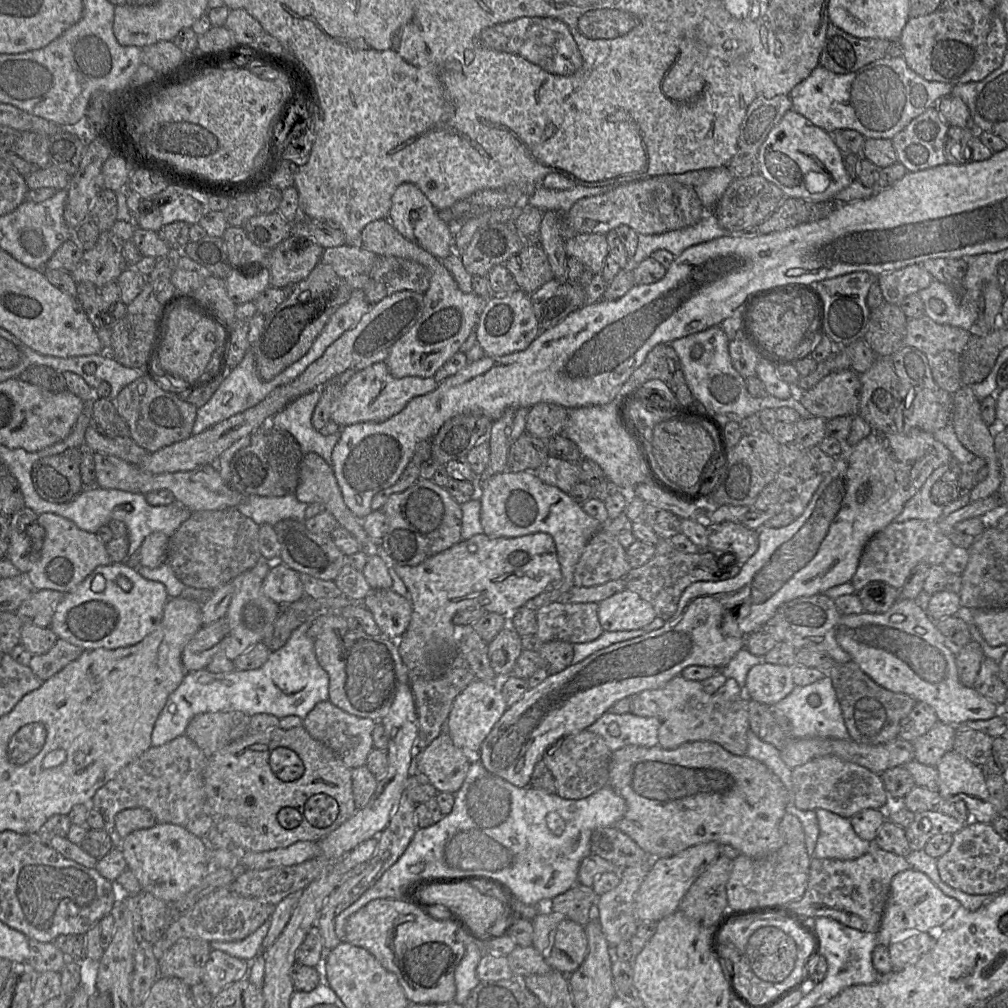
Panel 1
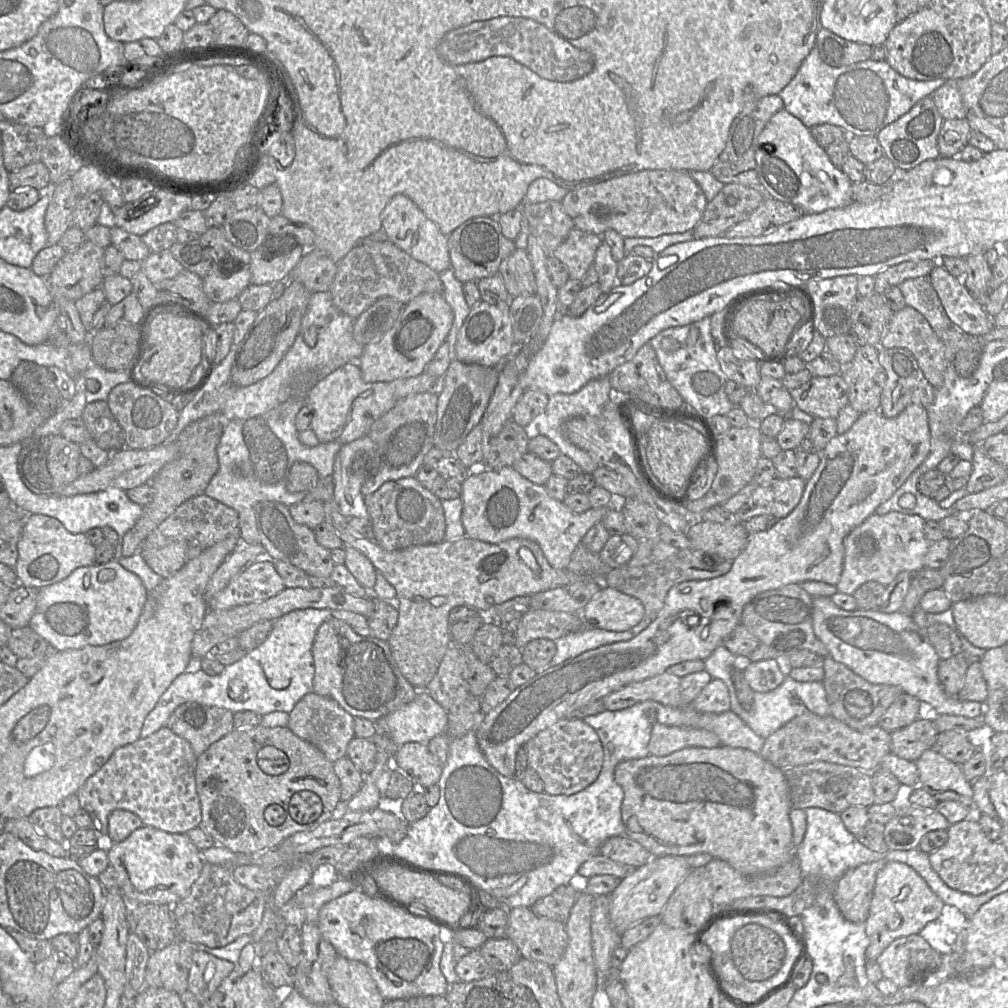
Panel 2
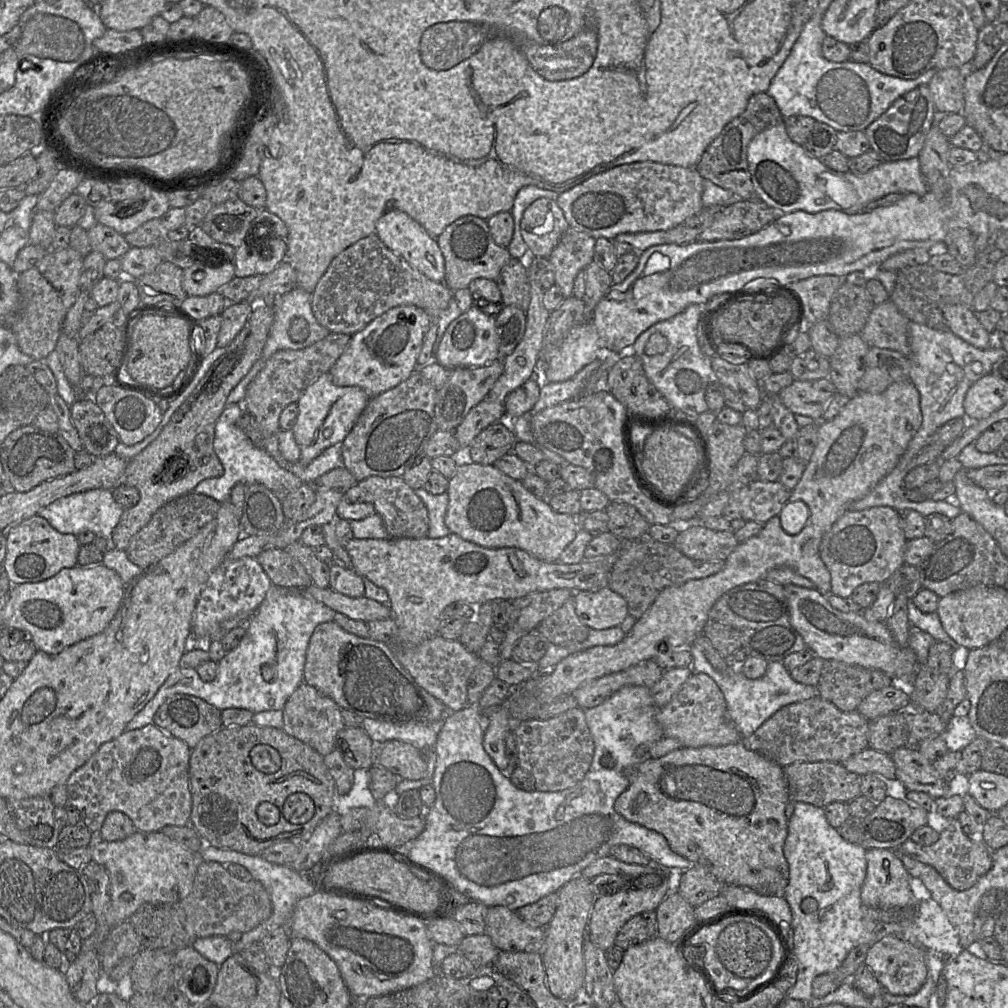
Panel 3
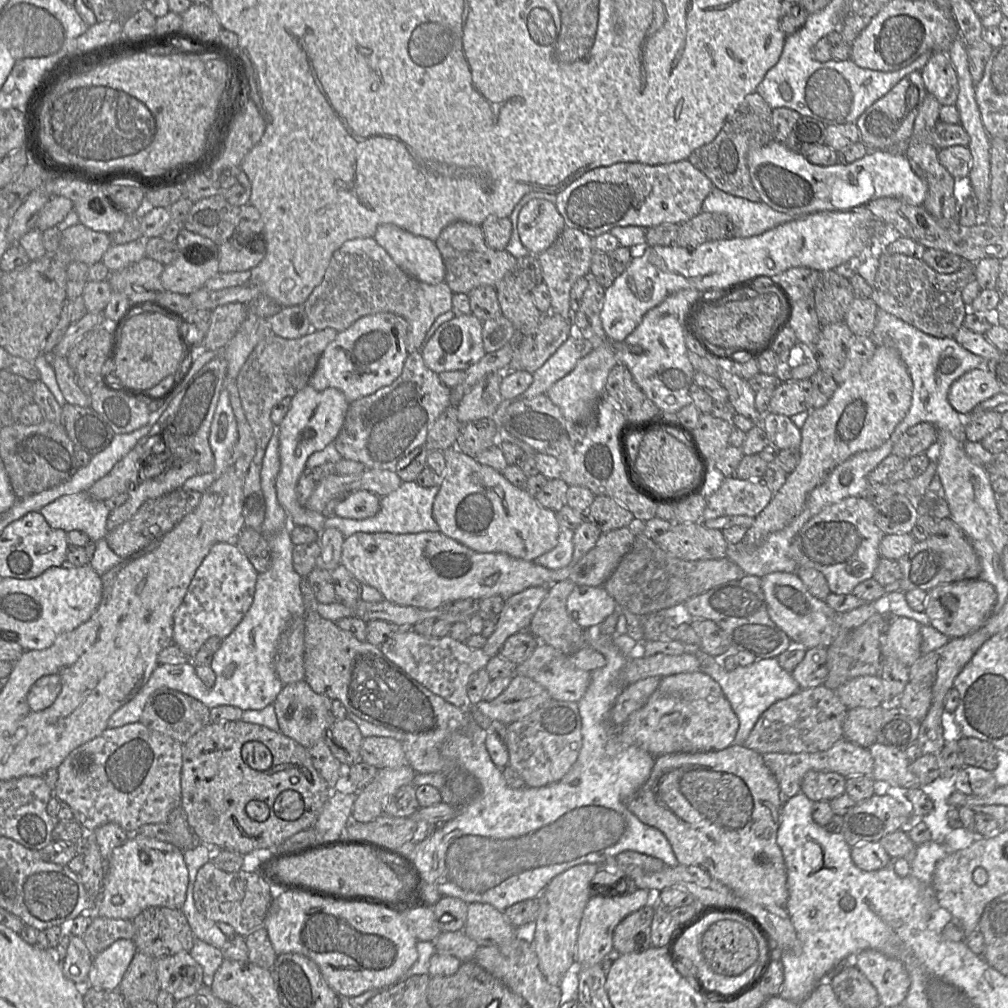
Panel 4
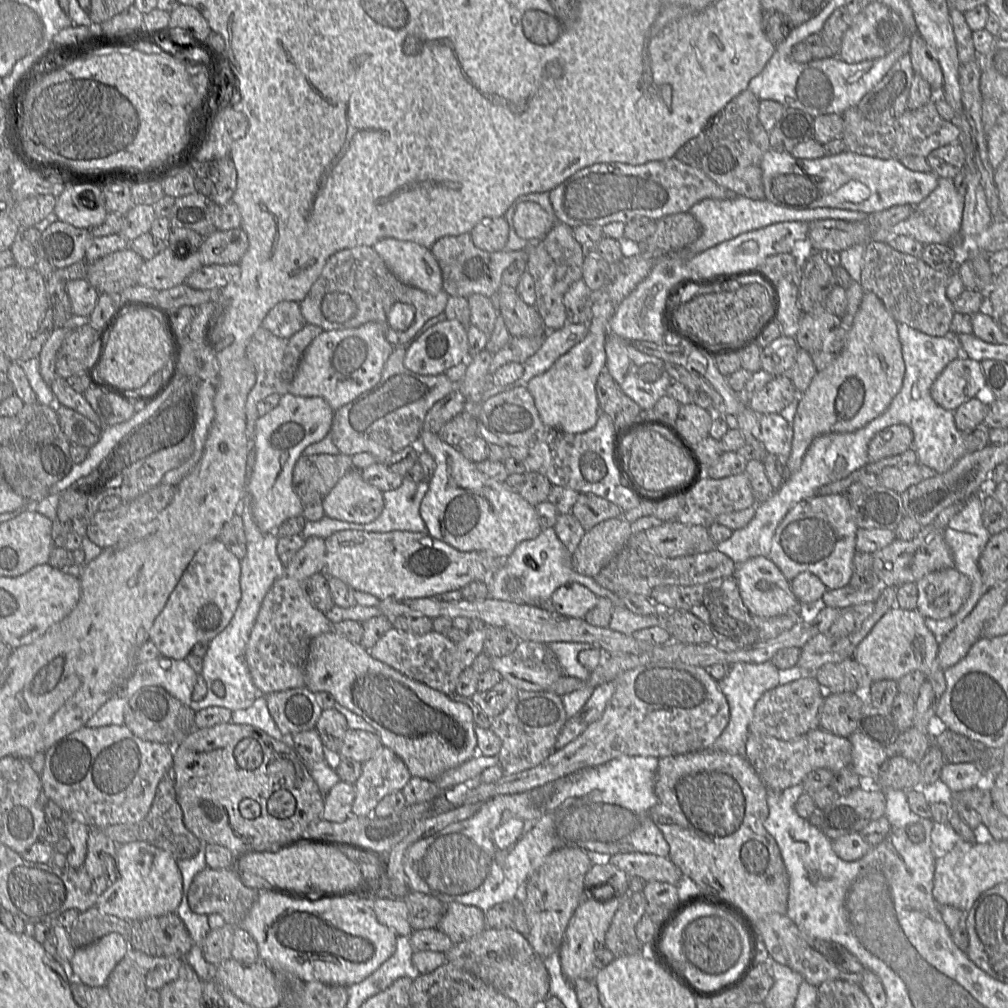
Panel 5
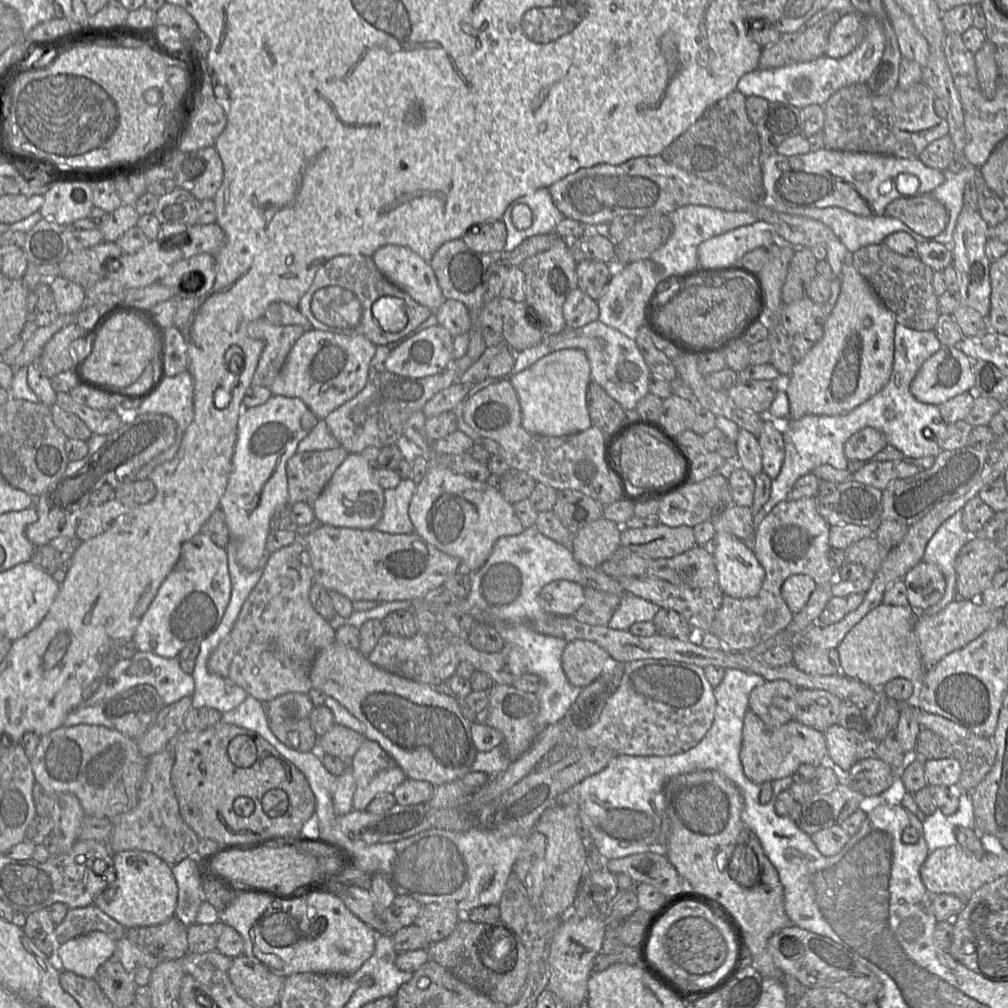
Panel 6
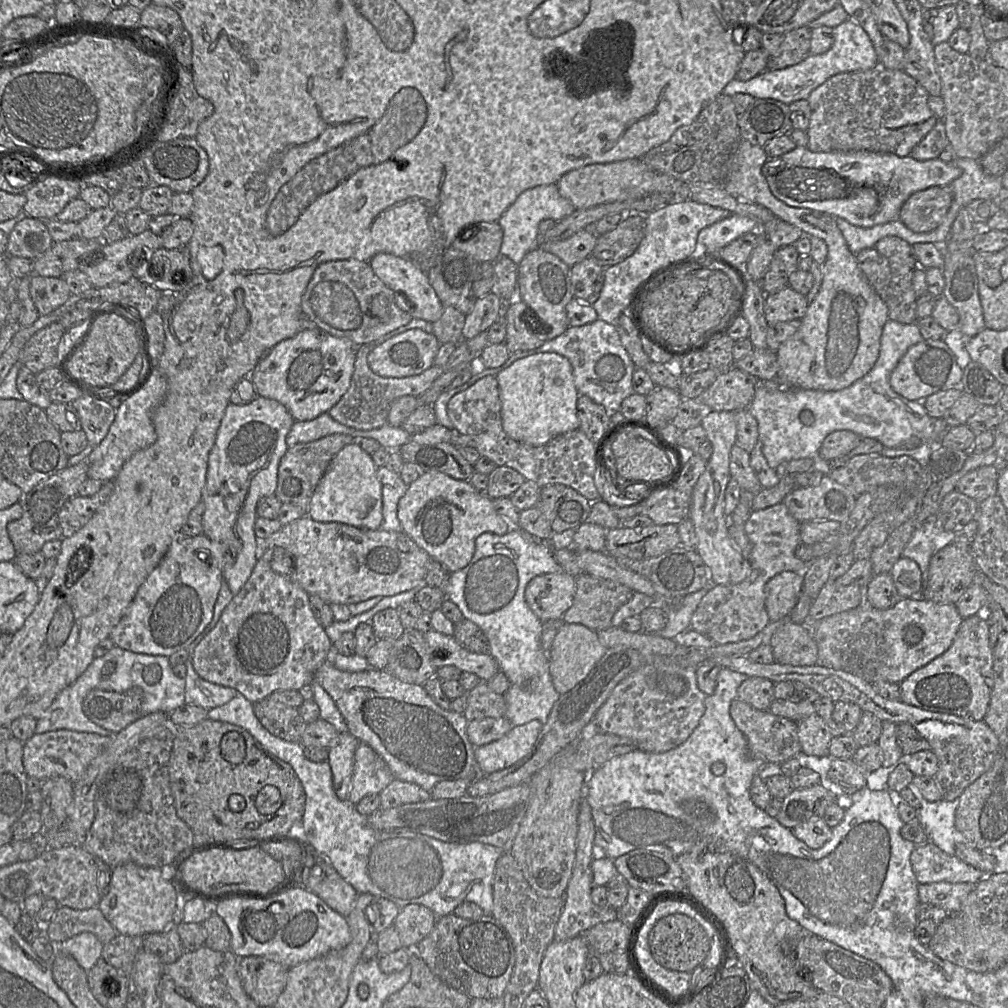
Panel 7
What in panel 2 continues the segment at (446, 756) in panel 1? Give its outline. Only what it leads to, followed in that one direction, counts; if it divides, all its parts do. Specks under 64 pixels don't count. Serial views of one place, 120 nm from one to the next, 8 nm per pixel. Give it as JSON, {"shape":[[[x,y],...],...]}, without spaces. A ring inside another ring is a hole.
{"shape":[[[408,742],[397,748],[394,765],[416,785],[428,788],[438,784],[444,764],[431,754],[428,744]]]}

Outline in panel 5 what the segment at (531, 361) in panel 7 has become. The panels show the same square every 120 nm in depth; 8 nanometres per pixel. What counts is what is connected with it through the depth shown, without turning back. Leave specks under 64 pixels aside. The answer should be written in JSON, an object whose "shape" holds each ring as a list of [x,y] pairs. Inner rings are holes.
{"shape":[[[640,255],[623,257],[622,271],[616,273],[614,280],[595,294],[585,339],[560,356],[546,372],[531,378],[527,383],[526,389],[532,395],[546,426],[570,434],[584,433],[595,427],[600,415],[595,386],[600,373],[607,371],[605,341],[612,333],[610,319],[621,301],[649,274],[654,260]]]}

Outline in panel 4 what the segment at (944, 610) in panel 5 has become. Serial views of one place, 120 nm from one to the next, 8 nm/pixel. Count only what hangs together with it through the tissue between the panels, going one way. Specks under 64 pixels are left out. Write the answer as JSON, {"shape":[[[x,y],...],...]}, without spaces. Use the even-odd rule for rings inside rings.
{"shape":[[[971,579],[942,584],[927,592],[924,613],[931,625],[950,639],[962,637],[979,629],[993,613],[997,601],[995,588],[988,582]]]}

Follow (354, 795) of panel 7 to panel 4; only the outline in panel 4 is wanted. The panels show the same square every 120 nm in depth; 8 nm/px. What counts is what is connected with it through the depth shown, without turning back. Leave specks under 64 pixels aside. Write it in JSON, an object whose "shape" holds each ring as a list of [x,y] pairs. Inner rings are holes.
{"shape":[[[410,765],[396,769],[379,769],[373,781],[359,790],[352,816],[359,823],[368,823],[384,814],[388,799],[404,785],[412,785],[417,773]]]}

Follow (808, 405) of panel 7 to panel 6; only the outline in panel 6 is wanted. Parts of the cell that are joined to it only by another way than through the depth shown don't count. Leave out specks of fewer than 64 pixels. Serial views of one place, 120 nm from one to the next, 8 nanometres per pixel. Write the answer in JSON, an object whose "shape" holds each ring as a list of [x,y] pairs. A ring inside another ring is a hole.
{"shape":[[[896,323],[892,373],[887,384],[877,394],[844,414],[809,414],[797,420],[784,420],[780,424],[784,438],[784,461],[780,473],[772,481],[768,501],[754,513],[754,529],[778,503],[787,501],[787,495],[795,481],[811,473],[815,467],[829,464],[837,470],[846,470],[849,460],[844,454],[844,444],[850,436],[865,427],[881,432],[889,445],[905,455],[905,462],[918,466],[921,470],[931,468],[935,458],[943,451],[939,441],[945,439],[948,424],[942,419],[937,405],[919,402],[912,395],[910,384],[923,363],[941,347],[933,330],[917,331]]]}

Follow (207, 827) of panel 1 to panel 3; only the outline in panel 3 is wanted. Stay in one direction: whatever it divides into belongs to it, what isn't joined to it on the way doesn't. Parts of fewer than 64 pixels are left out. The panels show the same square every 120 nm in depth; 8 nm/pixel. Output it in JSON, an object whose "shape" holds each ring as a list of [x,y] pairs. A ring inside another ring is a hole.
{"shape":[[[148,724],[135,730],[126,730],[115,739],[100,746],[89,760],[75,770],[67,782],[67,805],[75,807],[91,833],[100,831],[108,813],[119,811],[127,815],[137,831],[159,832],[165,826],[187,826],[192,811],[189,784],[191,749],[182,740],[173,737],[156,725]]]}

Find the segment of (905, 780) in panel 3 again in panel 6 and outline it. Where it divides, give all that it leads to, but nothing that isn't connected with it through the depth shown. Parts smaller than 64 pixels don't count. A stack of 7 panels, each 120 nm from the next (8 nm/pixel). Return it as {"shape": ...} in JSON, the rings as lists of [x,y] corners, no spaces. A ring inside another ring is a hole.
{"shape":[[[833,724],[823,732],[827,755],[842,771],[847,772],[858,760],[858,740],[844,727]]]}

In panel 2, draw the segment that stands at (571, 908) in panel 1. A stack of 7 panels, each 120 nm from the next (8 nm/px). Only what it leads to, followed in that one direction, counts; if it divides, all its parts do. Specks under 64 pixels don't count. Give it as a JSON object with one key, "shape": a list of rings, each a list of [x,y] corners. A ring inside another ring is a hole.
{"shape":[[[561,886],[535,902],[530,909],[539,917],[565,923],[578,895],[579,892],[572,886]]]}

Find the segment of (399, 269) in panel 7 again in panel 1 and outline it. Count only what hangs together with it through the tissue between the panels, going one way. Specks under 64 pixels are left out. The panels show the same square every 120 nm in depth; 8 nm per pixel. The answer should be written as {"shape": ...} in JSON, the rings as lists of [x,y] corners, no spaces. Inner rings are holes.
{"shape":[[[412,183],[398,186],[392,196],[392,205],[388,215],[391,225],[407,240],[418,244],[434,257],[443,260],[454,249],[454,227],[440,219],[432,203]]]}

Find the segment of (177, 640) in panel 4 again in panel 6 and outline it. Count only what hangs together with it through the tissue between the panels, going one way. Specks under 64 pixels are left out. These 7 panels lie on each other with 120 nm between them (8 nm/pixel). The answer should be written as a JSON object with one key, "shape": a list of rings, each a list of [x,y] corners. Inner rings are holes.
{"shape":[[[198,533],[182,544],[179,560],[177,561],[173,570],[169,573],[169,575],[159,587],[154,600],[152,601],[150,607],[142,617],[141,622],[137,627],[132,640],[136,643],[138,651],[152,652],[164,658],[178,658],[180,651],[184,647],[192,644],[199,644],[201,641],[203,641],[215,632],[223,618],[224,612],[230,601],[230,597],[231,580],[228,571],[228,556],[226,550],[217,546],[208,536]]]}

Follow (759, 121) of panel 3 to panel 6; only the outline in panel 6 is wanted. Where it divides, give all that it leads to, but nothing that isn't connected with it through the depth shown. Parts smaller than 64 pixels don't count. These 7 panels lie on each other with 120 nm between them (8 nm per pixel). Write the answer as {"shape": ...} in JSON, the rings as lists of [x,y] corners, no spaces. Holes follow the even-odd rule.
{"shape":[[[737,90],[708,107],[660,156],[668,163],[725,186],[750,201],[762,201],[764,197],[759,136],[746,112],[746,96]]]}

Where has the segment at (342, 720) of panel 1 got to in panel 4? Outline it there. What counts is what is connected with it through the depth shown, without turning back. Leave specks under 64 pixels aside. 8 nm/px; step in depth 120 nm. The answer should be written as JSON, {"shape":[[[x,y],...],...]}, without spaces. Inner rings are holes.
{"shape":[[[305,680],[285,685],[273,702],[280,731],[307,749],[324,740],[327,729],[336,721],[331,699],[315,693]]]}

